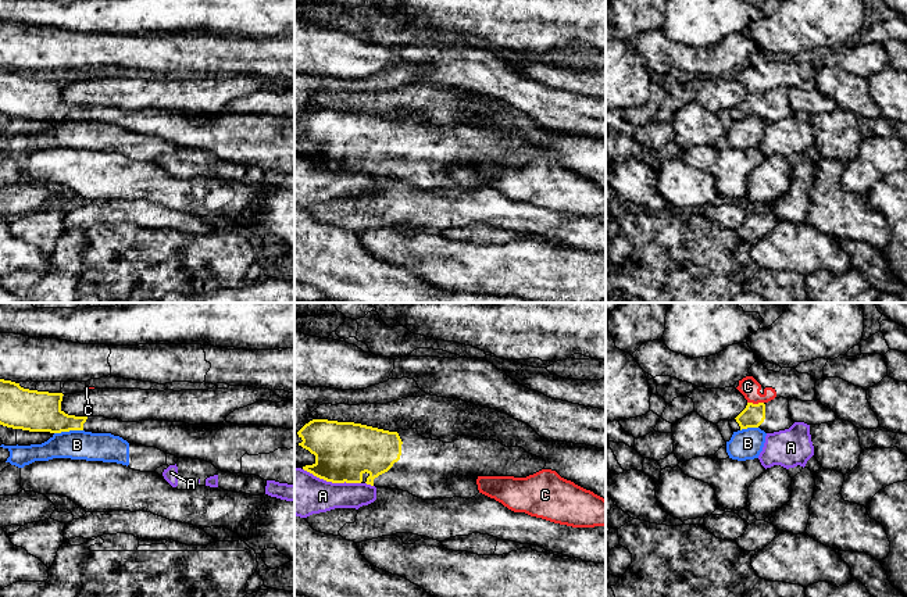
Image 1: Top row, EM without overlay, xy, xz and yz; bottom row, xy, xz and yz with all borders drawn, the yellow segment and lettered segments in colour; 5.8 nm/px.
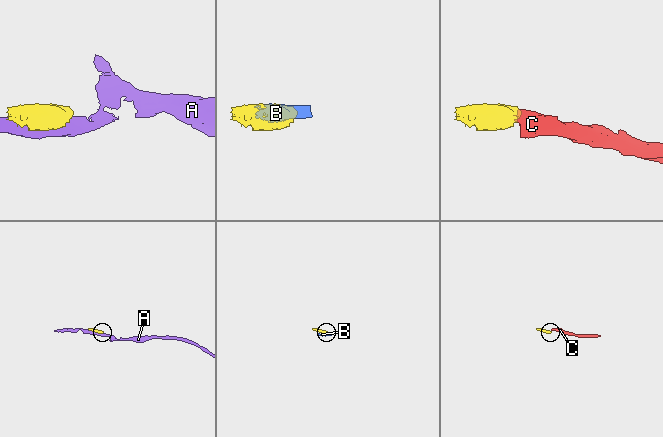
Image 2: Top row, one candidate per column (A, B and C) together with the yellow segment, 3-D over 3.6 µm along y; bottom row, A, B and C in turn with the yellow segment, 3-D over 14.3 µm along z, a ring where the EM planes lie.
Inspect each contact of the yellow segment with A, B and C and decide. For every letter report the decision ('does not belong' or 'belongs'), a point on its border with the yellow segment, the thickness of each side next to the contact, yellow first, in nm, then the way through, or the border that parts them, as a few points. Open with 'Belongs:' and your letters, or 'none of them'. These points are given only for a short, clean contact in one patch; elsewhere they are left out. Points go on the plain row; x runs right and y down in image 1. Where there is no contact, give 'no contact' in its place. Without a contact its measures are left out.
Belongs: none of them
A: does not belong; contact xz (332, 171); calibres 340 and 280 nm
B: does not belong; contact xy (68, 120); calibres 240 and 180 nm; border xy (82, 118), (54, 122)
C: does not belong; contact yz (756, 93); calibres 140 and 110 nm; border yz (747, 90), (763, 92)

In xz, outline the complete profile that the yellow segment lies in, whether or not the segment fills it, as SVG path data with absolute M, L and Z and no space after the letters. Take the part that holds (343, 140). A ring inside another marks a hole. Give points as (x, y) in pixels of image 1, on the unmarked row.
M313 108L299 121L303 137L315 144L313 154L303 155L314 165L332 172L361 172L367 161L367 174L408 180L422 189L472 187L479 179L479 165L526 167L546 155L540 146L521 136L506 136L496 129L458 125L451 132L425 128L417 118L389 121L354 111Z

